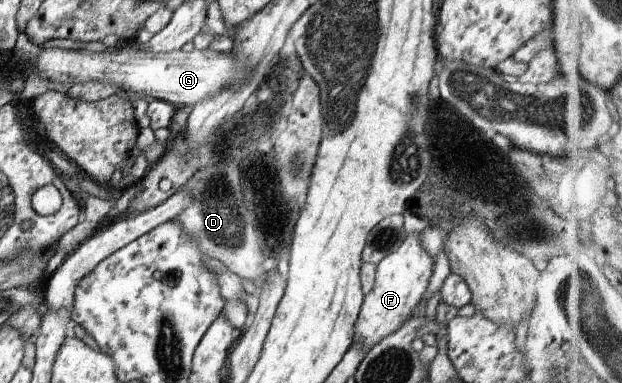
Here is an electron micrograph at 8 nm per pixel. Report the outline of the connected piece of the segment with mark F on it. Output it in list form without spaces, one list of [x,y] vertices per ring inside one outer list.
[[[418,234],[407,238],[397,251],[388,254],[377,266],[373,286],[363,299],[354,324],[354,342],[360,345],[360,350],[365,354],[385,337],[397,332],[422,301],[432,275],[434,260],[421,246]]]

